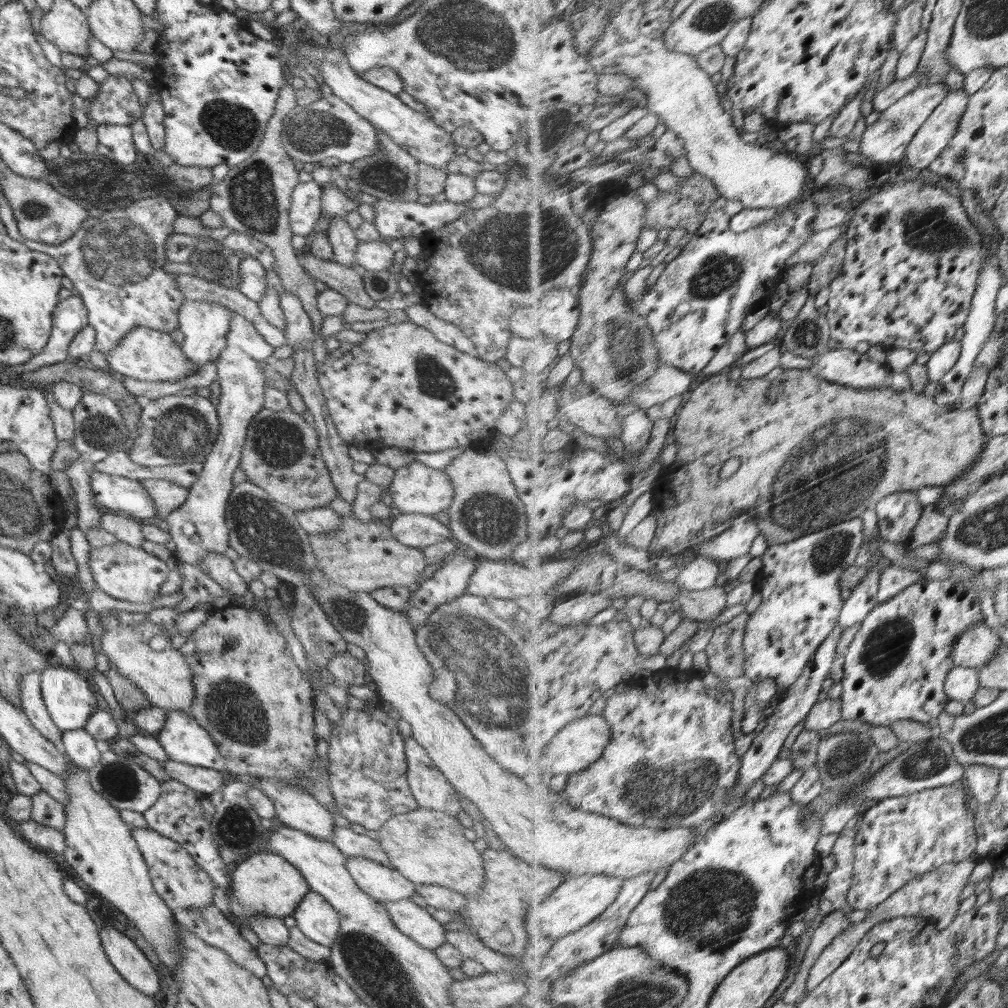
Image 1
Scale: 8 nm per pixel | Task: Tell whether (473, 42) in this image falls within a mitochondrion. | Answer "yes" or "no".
yes

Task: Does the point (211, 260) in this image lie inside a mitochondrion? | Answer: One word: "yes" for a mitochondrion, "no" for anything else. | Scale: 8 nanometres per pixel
yes

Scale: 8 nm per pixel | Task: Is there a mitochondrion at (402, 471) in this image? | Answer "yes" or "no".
no

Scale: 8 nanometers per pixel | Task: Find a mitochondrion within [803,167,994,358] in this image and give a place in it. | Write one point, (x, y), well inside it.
(935, 231)

